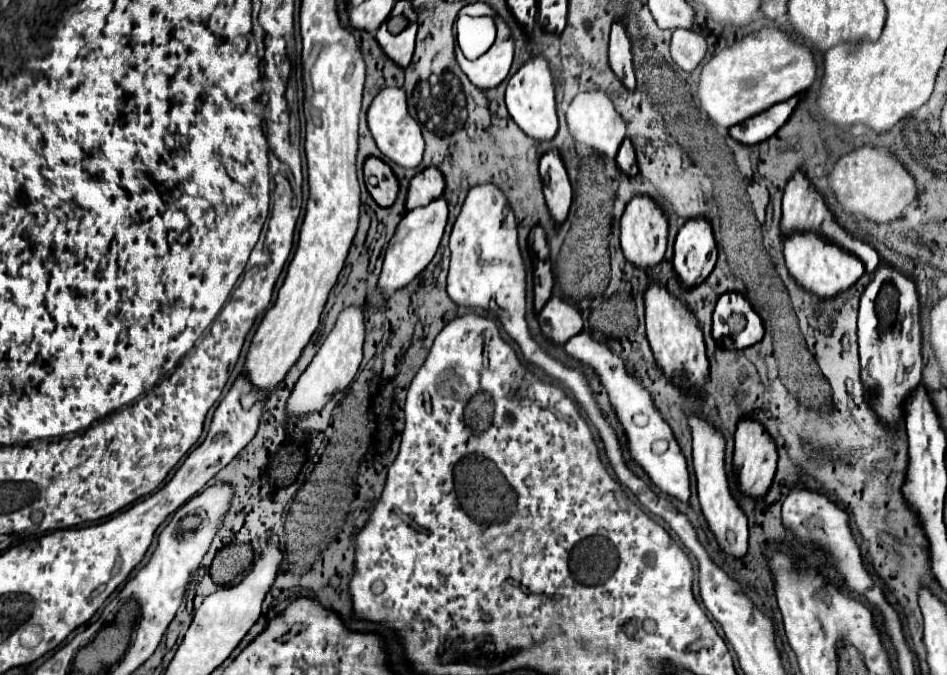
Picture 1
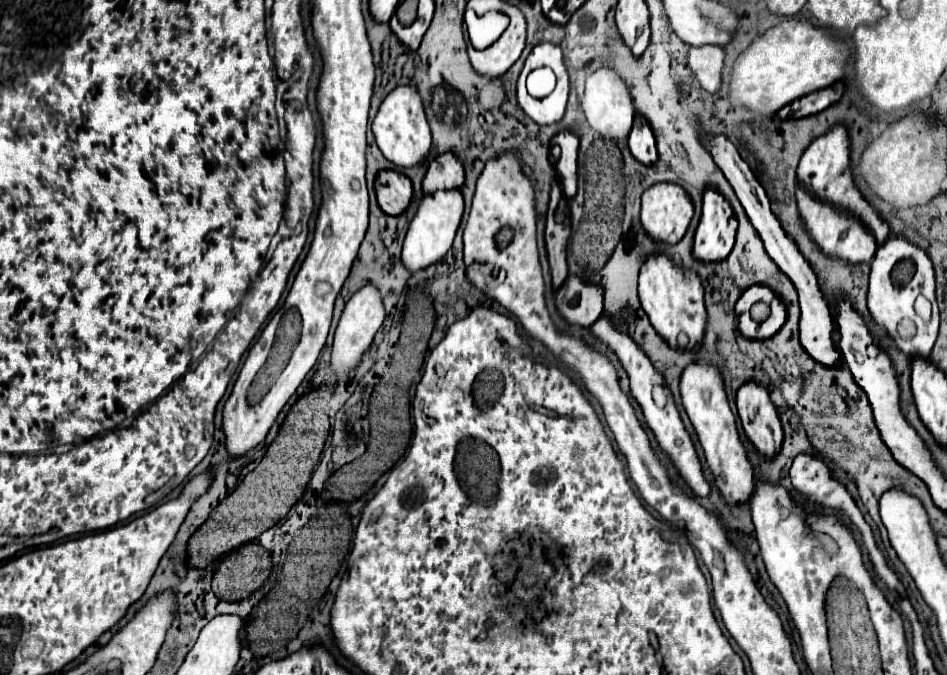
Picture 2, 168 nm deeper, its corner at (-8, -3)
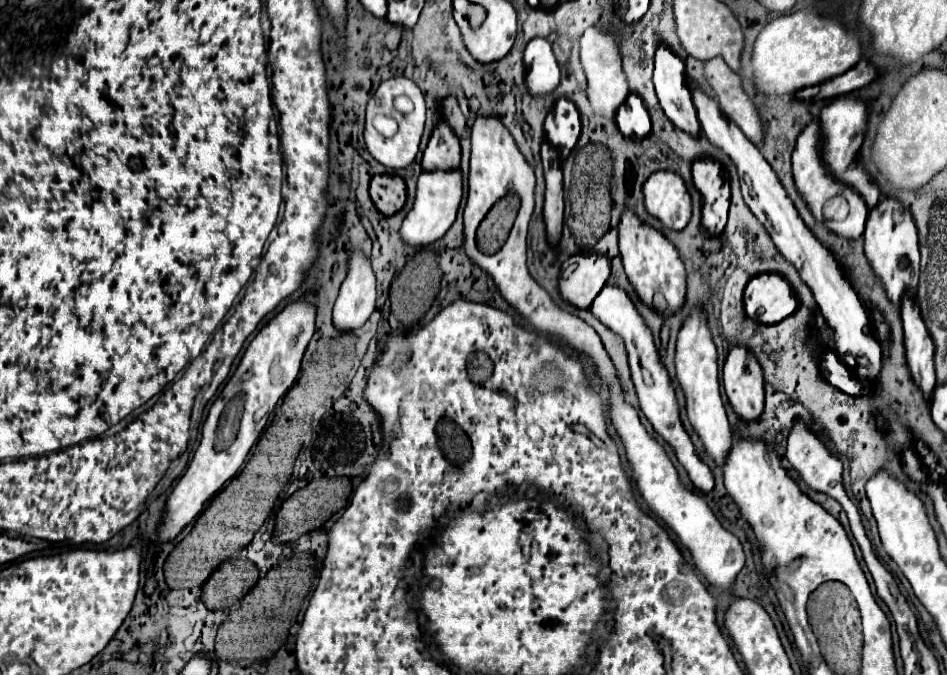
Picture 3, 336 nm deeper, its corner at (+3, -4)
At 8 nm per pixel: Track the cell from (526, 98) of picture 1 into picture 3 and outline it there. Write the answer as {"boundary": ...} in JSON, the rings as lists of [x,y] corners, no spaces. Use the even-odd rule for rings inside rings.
{"boundary":[[[534,37],[524,51],[524,63],[528,63],[528,89],[534,97],[542,97],[558,87],[560,83],[560,67],[552,53],[552,45],[542,39]]]}

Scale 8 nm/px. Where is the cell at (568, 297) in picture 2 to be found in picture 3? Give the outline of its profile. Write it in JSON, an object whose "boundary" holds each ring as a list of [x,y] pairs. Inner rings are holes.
{"boundary":[[[572,255],[560,273],[560,293],[564,301],[576,305],[578,309],[588,309],[600,289],[610,277],[612,263],[606,255]]]}

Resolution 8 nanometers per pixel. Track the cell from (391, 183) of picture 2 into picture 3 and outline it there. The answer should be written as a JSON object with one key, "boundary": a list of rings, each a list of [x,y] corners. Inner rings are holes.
{"boundary":[[[376,175],[370,183],[370,197],[380,213],[394,215],[406,203],[406,183],[398,175]]]}

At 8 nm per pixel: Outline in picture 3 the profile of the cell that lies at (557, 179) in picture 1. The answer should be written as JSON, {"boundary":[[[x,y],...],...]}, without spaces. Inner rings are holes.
{"boundary":[[[566,97],[558,99],[546,117],[544,131],[548,135],[548,141],[554,147],[560,147],[560,155],[566,157],[570,153],[568,147],[574,147],[580,135],[580,113],[576,105]]]}

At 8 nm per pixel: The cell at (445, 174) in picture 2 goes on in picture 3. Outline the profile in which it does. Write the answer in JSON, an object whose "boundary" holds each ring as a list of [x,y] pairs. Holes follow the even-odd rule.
{"boundary":[[[438,123],[432,131],[428,147],[422,157],[422,167],[434,171],[440,167],[460,167],[460,141],[448,123]]]}

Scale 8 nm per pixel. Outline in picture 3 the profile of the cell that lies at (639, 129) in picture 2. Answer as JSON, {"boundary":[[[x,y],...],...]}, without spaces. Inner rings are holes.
{"boundary":[[[630,93],[626,97],[626,101],[616,111],[616,123],[626,137],[640,139],[650,133],[650,129],[652,129],[650,115],[648,115],[648,109],[644,107],[644,101],[640,99],[640,95]]]}

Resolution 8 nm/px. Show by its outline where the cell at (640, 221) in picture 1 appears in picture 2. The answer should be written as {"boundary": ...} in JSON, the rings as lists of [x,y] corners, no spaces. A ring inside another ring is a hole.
{"boundary":[[[659,182],[641,196],[641,226],[653,242],[677,244],[693,216],[691,198],[677,184]]]}

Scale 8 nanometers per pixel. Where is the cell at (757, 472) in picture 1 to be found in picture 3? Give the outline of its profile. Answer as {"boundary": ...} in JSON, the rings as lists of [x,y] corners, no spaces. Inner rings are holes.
{"boundary":[[[730,343],[722,373],[726,395],[736,413],[746,421],[760,417],[764,409],[764,373],[758,359],[746,347]]]}

